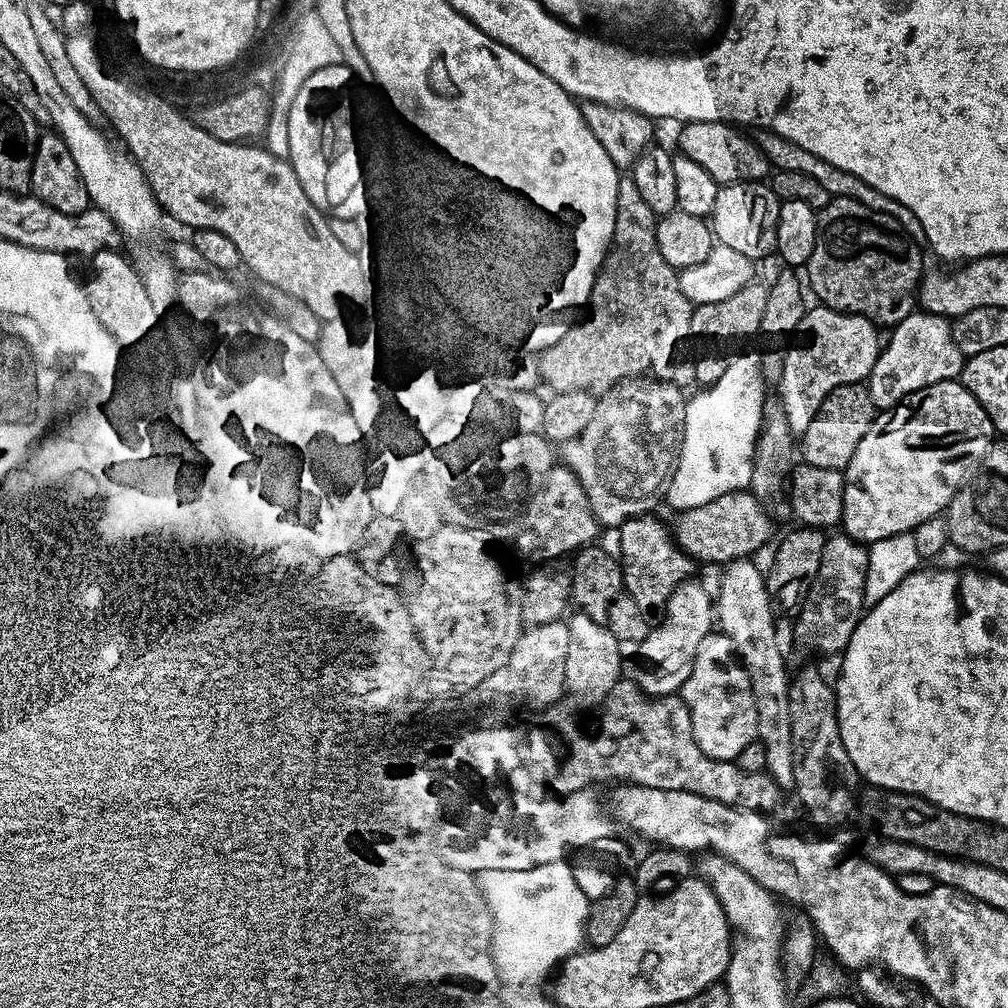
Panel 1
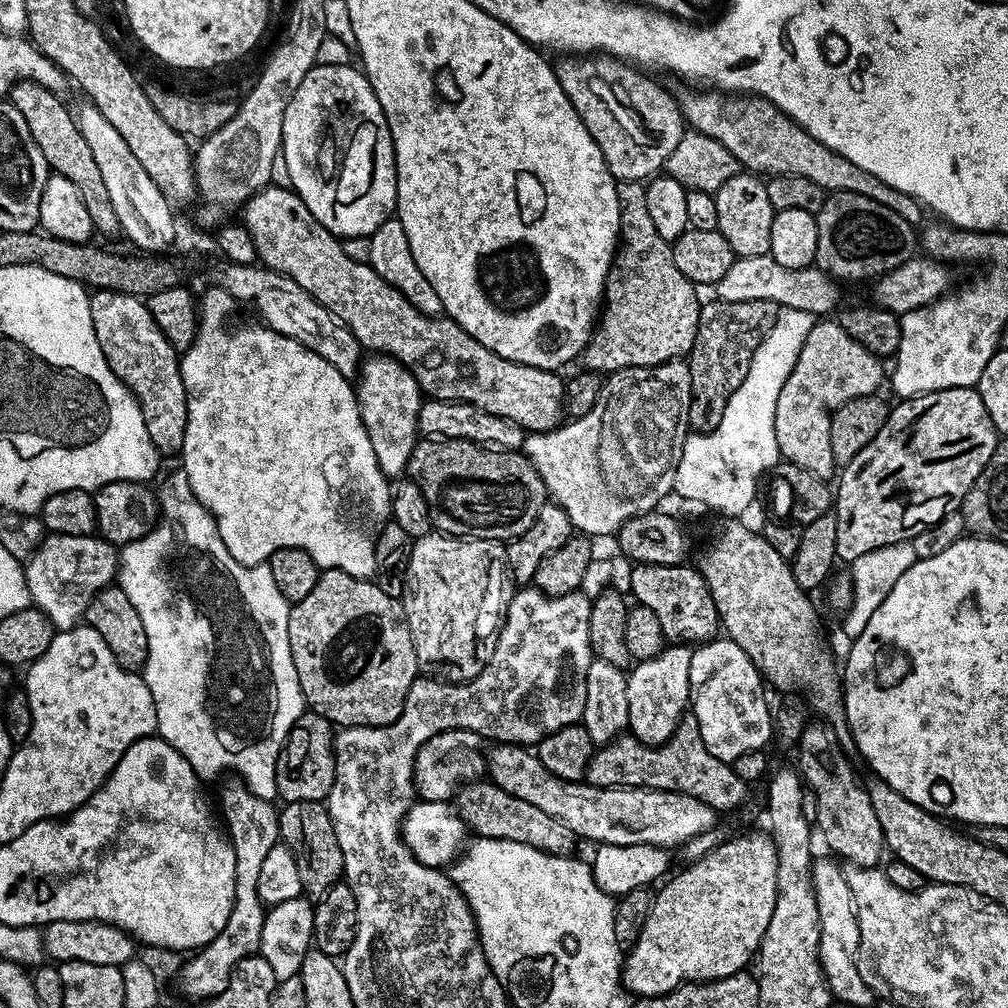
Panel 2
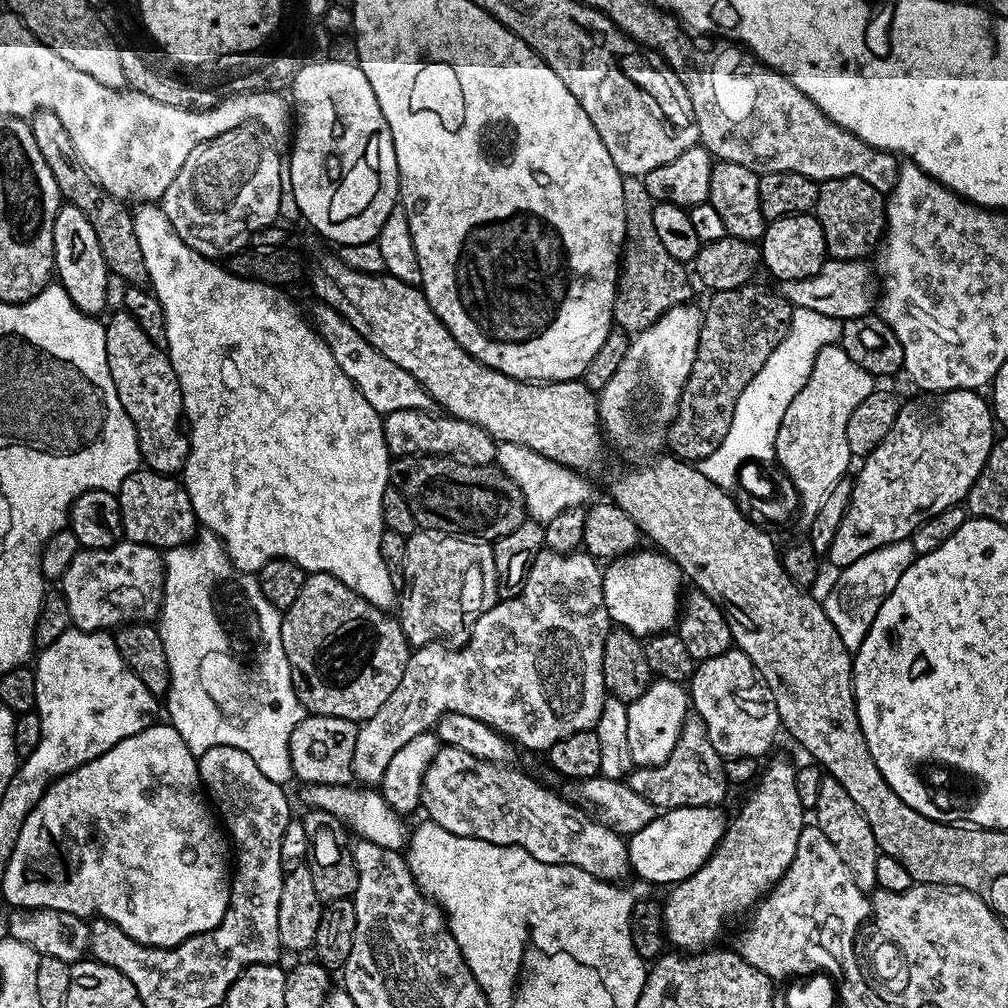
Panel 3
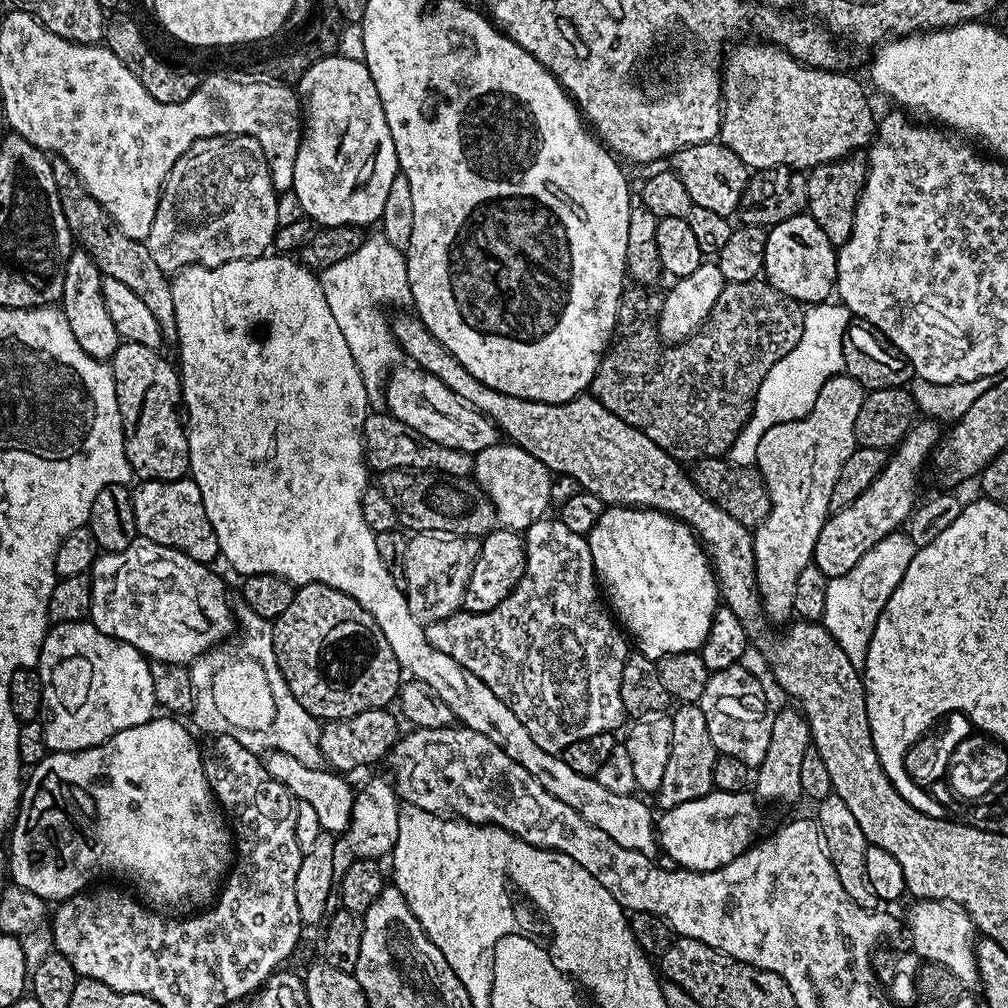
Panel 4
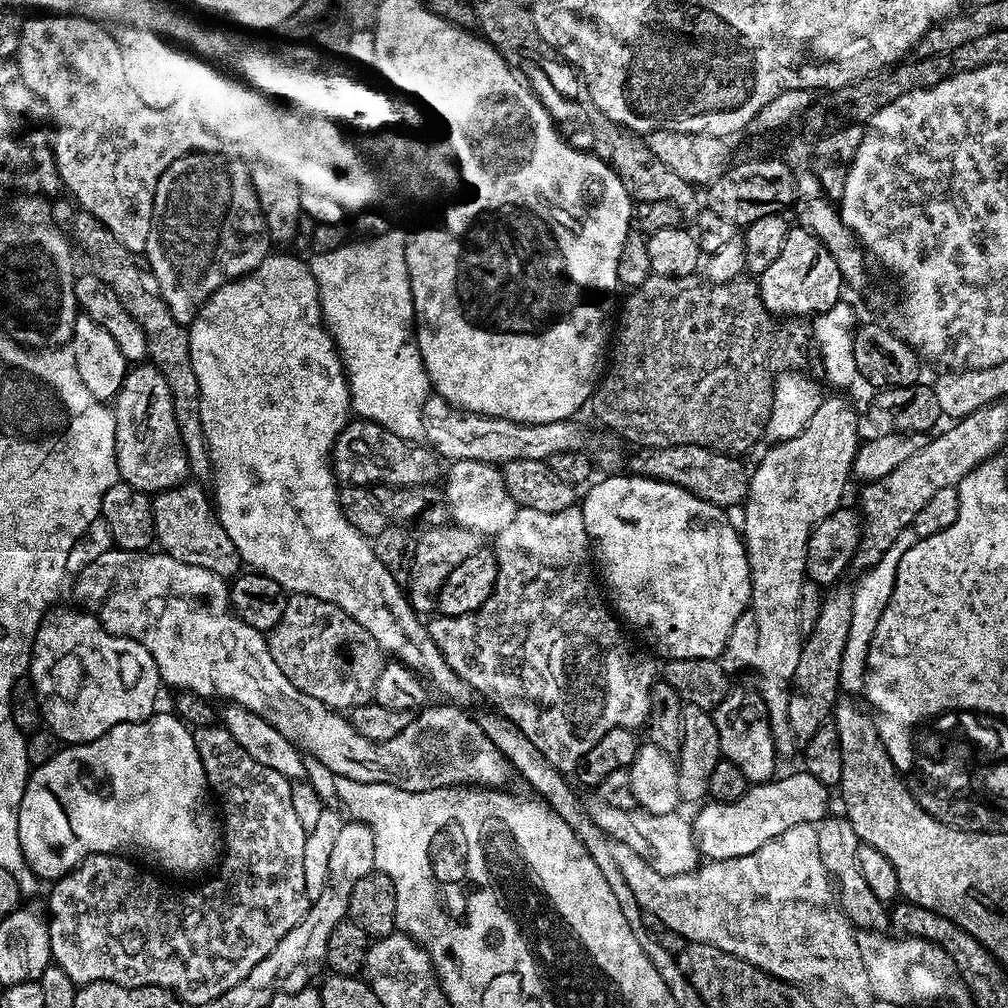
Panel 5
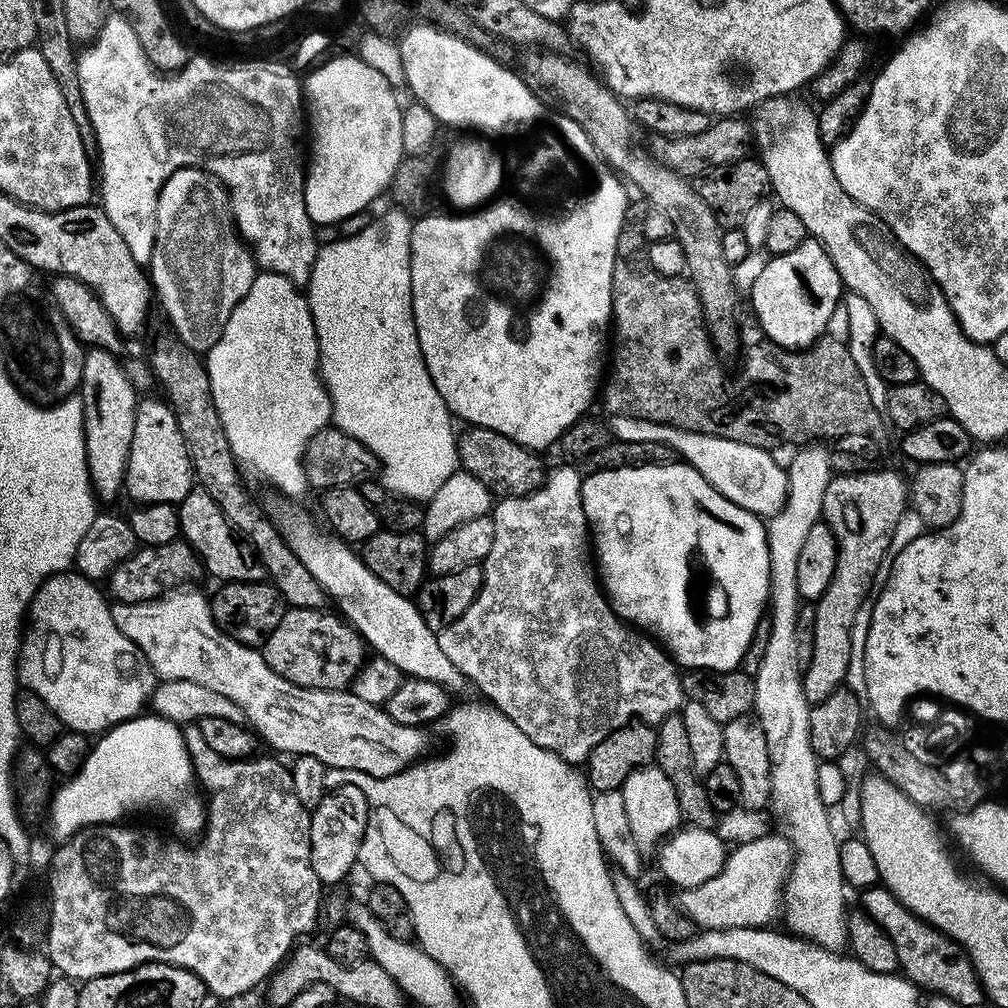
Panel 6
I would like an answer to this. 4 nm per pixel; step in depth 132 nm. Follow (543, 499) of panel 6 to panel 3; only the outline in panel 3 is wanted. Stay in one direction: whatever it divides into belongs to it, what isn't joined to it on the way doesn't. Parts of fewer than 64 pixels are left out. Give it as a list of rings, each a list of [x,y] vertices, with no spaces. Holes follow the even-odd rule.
[[[542,550],[534,558],[532,568],[528,572],[528,577],[524,580],[524,586],[514,596],[501,599],[493,604],[490,610],[483,612],[474,622],[472,631],[466,637],[466,643],[455,652],[455,647],[445,646],[443,643],[427,644],[421,648],[415,649],[407,660],[406,670],[403,671],[402,679],[398,682],[398,689],[386,698],[386,703],[378,710],[376,717],[363,721],[359,725],[358,735],[356,738],[356,763],[352,765],[353,777],[361,785],[376,786],[379,785],[380,779],[386,774],[386,766],[390,766],[390,758],[402,750],[402,746],[410,742],[411,738],[417,737],[418,734],[431,731],[437,721],[447,712],[464,714],[466,712],[476,715],[484,724],[491,724],[497,732],[513,741],[521,740],[528,748],[540,748],[546,750],[554,746],[562,738],[566,738],[575,732],[587,732],[595,729],[598,718],[604,709],[606,699],[606,689],[603,678],[603,647],[606,646],[606,638],[610,631],[610,621],[606,602],[604,601],[604,578],[602,575],[601,565],[595,556],[588,555],[583,550],[569,550],[567,552],[557,552],[555,550]],[[391,720],[397,720],[400,723],[400,737],[395,740],[394,730]]]

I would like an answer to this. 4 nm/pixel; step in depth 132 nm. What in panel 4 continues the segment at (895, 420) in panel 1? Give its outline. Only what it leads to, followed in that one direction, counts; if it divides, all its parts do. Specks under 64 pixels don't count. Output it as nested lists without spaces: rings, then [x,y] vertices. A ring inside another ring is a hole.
[[[924,418],[912,425],[912,429],[900,439],[891,453],[887,466],[870,482],[870,486],[850,506],[831,513],[828,521],[822,526],[822,534],[818,534],[818,542],[814,542],[812,563],[830,578],[846,574],[846,570],[854,570],[858,558],[866,554],[882,538],[897,531],[907,521],[913,508],[918,503],[916,491],[920,488],[920,475],[924,472],[924,463],[930,457],[942,436],[941,425],[931,419]]]

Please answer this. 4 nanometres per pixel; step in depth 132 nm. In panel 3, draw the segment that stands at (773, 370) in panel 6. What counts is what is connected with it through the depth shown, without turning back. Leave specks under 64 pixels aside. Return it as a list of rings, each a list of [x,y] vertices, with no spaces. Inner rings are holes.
[[[756,282],[744,284],[741,288],[734,290],[722,290],[711,293],[708,308],[703,309],[704,325],[700,331],[698,342],[698,354],[694,358],[694,366],[690,370],[690,378],[682,390],[680,409],[677,410],[675,418],[666,429],[666,444],[670,447],[671,455],[689,462],[704,460],[726,438],[730,430],[730,422],[734,418],[734,406],[746,390],[746,386],[762,370],[766,358],[774,354],[778,342],[786,338],[786,334],[792,325],[792,313],[794,308],[789,304],[786,297],[780,295],[779,291],[768,288],[759,288]]]

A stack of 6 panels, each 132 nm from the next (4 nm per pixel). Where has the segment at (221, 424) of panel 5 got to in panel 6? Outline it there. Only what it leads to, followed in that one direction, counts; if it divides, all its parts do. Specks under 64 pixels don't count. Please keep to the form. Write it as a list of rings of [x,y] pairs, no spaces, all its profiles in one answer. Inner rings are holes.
[[[261,271],[254,278],[246,298],[234,306],[218,342],[206,354],[206,367],[208,369],[208,385],[212,391],[212,405],[220,416],[222,430],[230,442],[230,450],[236,456],[237,465],[245,473],[253,472],[256,476],[261,476],[268,484],[273,484],[276,488],[281,488],[288,496],[300,496],[303,492],[309,491],[308,479],[304,473],[304,451],[310,442],[310,438],[318,430],[329,427],[332,419],[332,400],[328,397],[328,392],[324,389],[324,381],[320,379],[318,371],[320,366],[320,351],[318,350],[318,338],[314,330],[314,318],[312,311],[308,308],[308,297],[290,278],[286,278],[277,272]]]

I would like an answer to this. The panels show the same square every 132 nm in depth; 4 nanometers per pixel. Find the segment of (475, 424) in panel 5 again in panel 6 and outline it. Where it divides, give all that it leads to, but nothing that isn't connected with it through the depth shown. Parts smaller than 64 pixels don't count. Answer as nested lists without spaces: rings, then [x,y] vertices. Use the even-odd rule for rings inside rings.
[[[613,415],[611,420],[610,432],[615,439],[634,445],[638,442],[658,442],[670,446],[691,471],[702,474],[702,478],[706,478],[718,494],[734,502],[734,506],[742,506],[742,510],[750,510],[755,516],[767,518],[779,512],[784,505],[788,496],[788,475],[785,465],[779,464],[769,449],[734,442],[730,438],[682,430],[672,424],[656,424],[646,418]]]

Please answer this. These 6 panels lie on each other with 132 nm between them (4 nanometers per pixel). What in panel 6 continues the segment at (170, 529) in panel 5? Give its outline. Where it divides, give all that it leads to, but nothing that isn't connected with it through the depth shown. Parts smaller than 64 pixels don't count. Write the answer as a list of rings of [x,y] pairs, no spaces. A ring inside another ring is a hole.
[[[194,486],[186,498],[178,505],[180,514],[180,536],[188,543],[200,560],[203,571],[208,572],[216,582],[231,582],[234,584],[255,584],[265,579],[266,573],[262,562],[256,557],[256,551],[247,539],[241,538],[231,522],[222,514],[218,502],[206,494],[206,490]]]

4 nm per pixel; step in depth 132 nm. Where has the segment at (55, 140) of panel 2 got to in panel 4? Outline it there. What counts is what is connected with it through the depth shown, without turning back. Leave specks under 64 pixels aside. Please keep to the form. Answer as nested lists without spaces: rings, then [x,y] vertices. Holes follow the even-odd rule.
[[[56,158],[52,160],[54,170],[54,186],[58,186],[58,202],[62,202],[62,214],[66,214],[68,229],[72,232],[73,241],[83,251],[94,258],[94,266],[98,266],[101,276],[118,278],[118,282],[125,284],[142,303],[158,318],[158,326],[162,326],[165,341],[172,342],[176,338],[176,319],[174,318],[174,294],[172,293],[171,279],[154,262],[147,243],[134,238],[126,238],[122,230],[106,214],[106,210],[86,190],[86,186],[78,178],[78,174],[65,160]]]

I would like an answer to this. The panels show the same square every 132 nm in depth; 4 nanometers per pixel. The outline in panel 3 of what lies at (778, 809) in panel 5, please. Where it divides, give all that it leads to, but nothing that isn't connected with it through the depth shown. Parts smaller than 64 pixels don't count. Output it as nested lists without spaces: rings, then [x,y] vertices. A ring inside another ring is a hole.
[[[719,807],[669,808],[658,814],[642,830],[627,837],[628,863],[633,873],[637,872],[652,884],[675,886],[690,878],[714,854],[724,837],[726,816]]]

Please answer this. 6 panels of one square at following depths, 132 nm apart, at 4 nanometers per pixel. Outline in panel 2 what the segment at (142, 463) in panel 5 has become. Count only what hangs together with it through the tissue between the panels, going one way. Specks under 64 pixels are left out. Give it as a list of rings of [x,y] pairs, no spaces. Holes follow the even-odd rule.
[[[96,290],[90,296],[90,322],[94,322],[94,334],[98,338],[98,346],[110,370],[135,396],[142,410],[142,418],[146,422],[146,434],[150,434],[150,442],[154,442],[156,451],[164,458],[174,455],[175,452],[176,455],[183,453],[188,421],[188,399],[180,373],[180,356],[176,349],[170,346],[170,342],[166,342],[166,334],[158,330],[158,322],[154,322],[147,303],[139,296]]]

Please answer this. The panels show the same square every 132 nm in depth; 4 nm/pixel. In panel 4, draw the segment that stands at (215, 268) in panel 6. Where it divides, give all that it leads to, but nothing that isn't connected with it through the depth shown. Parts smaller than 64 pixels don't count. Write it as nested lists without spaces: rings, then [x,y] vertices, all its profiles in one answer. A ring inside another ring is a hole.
[[[252,135],[207,136],[204,140],[195,140],[182,154],[182,158],[178,158],[178,162],[174,162],[174,166],[164,183],[164,190],[160,193],[158,210],[154,214],[154,226],[150,226],[150,234],[146,241],[154,262],[158,262],[158,266],[165,274],[175,274],[180,269],[187,268],[190,264],[201,264],[207,268],[213,268],[214,266],[222,266],[231,260],[249,260],[255,256],[265,255],[273,247],[276,230],[281,223],[282,217],[280,217],[280,208],[276,205],[278,193],[272,184],[270,170],[268,169],[268,159],[264,150],[263,146],[260,145],[260,141],[256,140]]]

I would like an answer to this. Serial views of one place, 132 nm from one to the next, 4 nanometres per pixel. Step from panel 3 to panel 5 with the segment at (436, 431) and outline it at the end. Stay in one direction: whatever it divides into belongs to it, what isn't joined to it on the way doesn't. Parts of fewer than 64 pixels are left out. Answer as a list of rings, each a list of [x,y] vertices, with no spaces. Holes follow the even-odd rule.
[[[359,418],[349,419],[344,429],[337,434],[335,442],[332,443],[330,463],[337,481],[344,486],[388,484],[391,488],[397,488],[415,484],[436,484],[442,476],[441,457],[437,456],[431,447],[398,438],[398,434],[386,430],[386,426]]]

